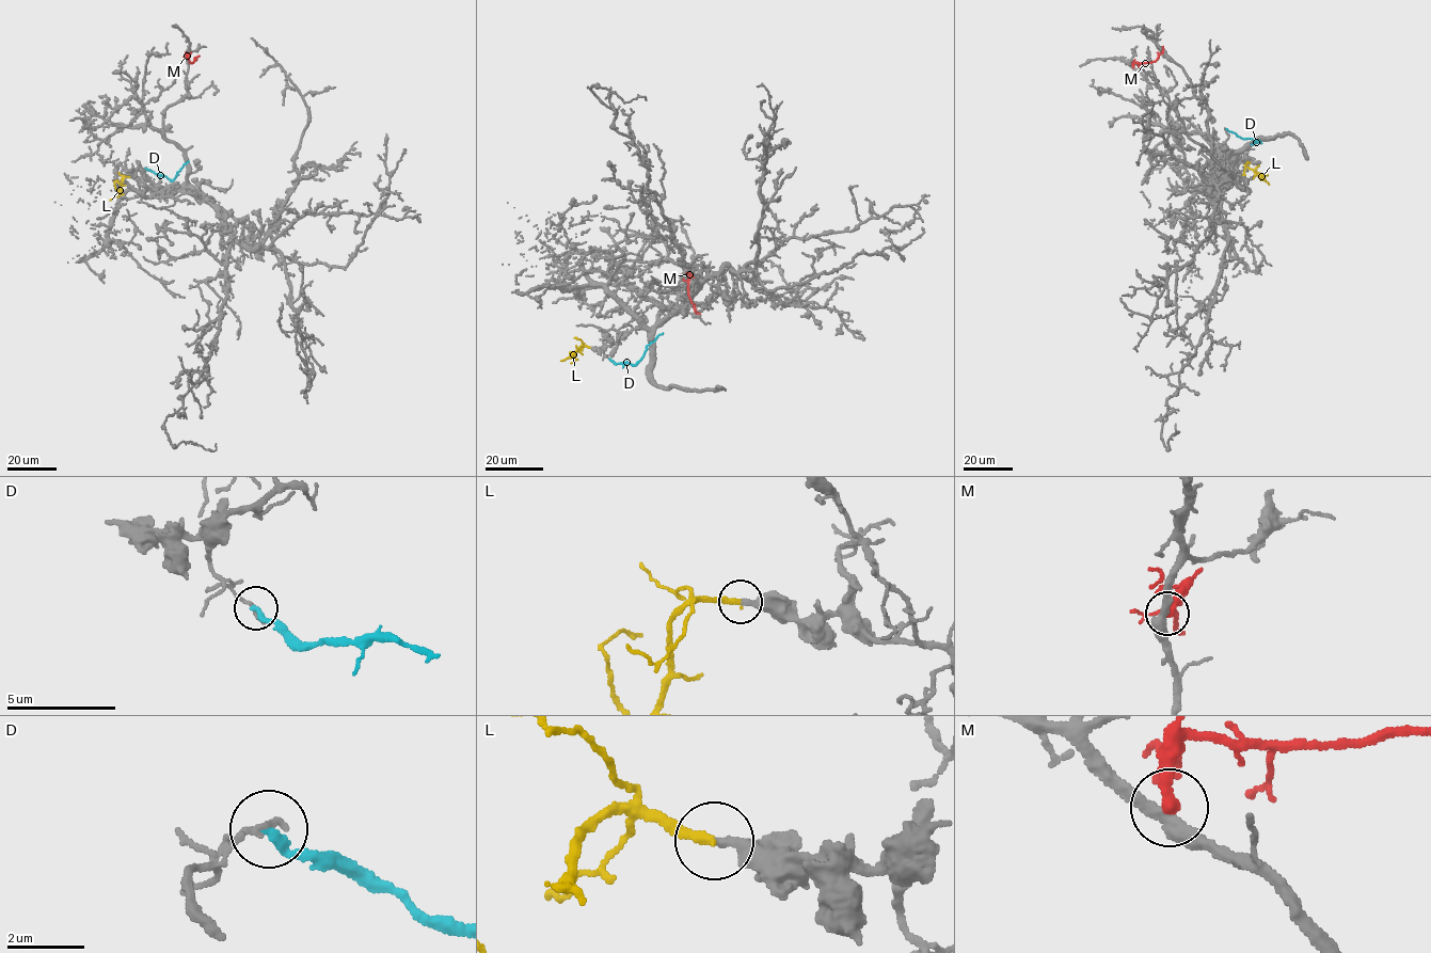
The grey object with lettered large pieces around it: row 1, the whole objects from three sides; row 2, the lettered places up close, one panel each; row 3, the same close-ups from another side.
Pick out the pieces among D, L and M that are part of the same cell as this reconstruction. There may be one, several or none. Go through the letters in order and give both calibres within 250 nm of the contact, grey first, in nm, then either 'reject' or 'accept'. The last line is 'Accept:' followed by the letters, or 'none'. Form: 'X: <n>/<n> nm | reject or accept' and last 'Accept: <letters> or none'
D: 170/240 nm | reject
L: 280/240 nm | accept
M: 400/340 nm | reject
Accept: L

